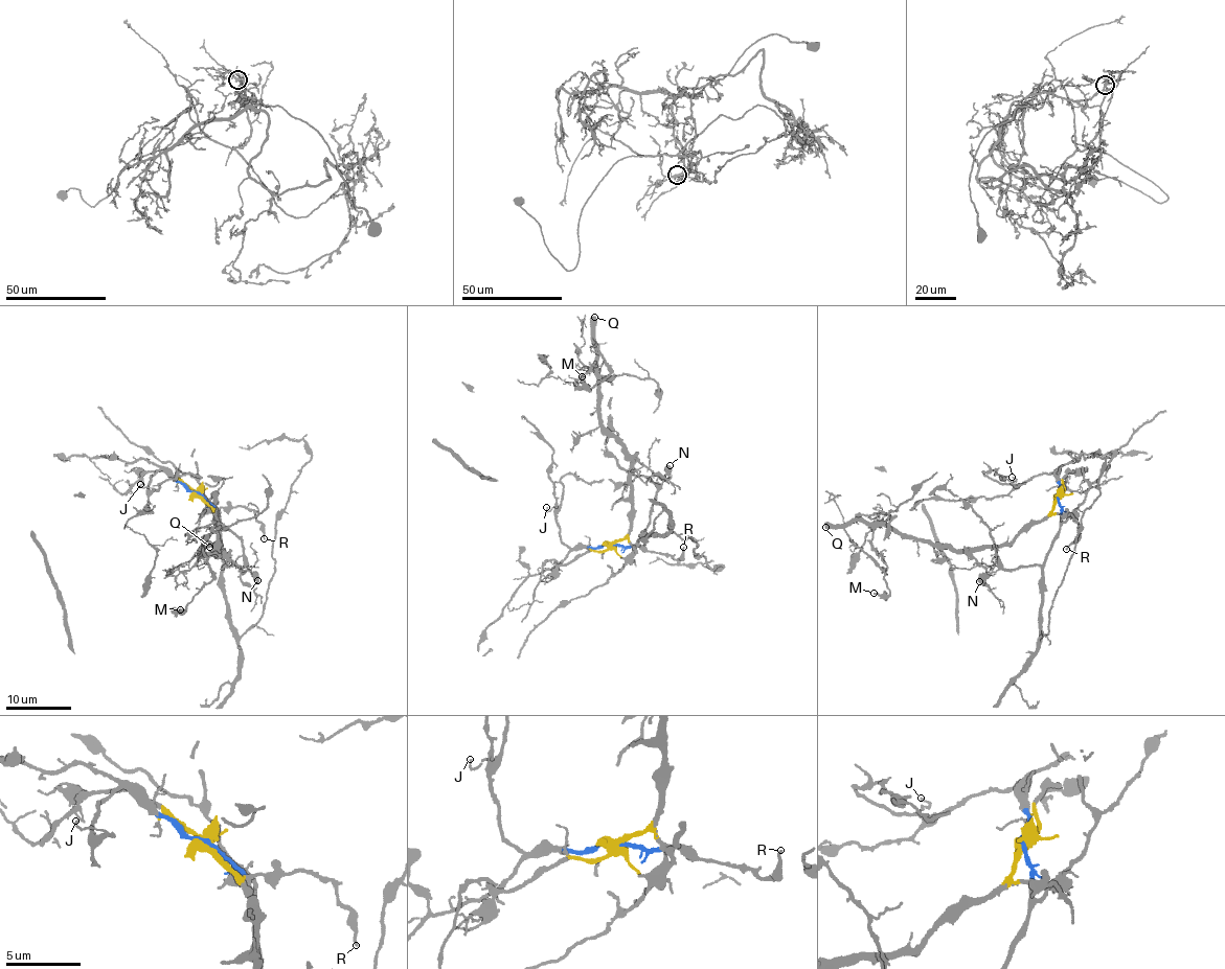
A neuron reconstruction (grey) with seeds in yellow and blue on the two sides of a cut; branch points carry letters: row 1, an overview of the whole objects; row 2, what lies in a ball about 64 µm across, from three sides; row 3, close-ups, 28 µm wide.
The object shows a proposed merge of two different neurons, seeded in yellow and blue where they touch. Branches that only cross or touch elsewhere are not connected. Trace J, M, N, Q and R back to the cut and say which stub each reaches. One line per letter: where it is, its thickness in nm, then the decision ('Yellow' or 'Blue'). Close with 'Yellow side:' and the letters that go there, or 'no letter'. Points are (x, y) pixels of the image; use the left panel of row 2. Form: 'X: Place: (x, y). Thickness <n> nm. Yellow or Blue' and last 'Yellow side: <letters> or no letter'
J: Place: (140, 484). Thickness 120 nm. Blue
M: Place: (180, 609). Thickness 180 nm. Yellow
N: Place: (257, 580). Thickness 700 nm. Blue
Q: Place: (209, 547). Thickness 550 nm. Yellow
R: Place: (264, 538). Thickness 170 nm. Yellow
Yellow side: M, Q, R

